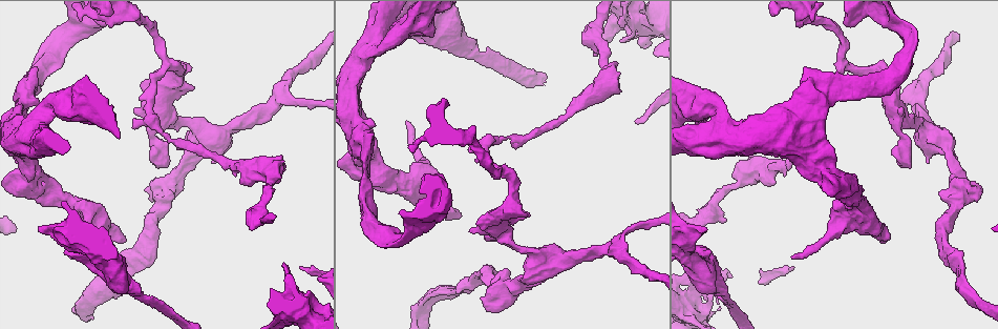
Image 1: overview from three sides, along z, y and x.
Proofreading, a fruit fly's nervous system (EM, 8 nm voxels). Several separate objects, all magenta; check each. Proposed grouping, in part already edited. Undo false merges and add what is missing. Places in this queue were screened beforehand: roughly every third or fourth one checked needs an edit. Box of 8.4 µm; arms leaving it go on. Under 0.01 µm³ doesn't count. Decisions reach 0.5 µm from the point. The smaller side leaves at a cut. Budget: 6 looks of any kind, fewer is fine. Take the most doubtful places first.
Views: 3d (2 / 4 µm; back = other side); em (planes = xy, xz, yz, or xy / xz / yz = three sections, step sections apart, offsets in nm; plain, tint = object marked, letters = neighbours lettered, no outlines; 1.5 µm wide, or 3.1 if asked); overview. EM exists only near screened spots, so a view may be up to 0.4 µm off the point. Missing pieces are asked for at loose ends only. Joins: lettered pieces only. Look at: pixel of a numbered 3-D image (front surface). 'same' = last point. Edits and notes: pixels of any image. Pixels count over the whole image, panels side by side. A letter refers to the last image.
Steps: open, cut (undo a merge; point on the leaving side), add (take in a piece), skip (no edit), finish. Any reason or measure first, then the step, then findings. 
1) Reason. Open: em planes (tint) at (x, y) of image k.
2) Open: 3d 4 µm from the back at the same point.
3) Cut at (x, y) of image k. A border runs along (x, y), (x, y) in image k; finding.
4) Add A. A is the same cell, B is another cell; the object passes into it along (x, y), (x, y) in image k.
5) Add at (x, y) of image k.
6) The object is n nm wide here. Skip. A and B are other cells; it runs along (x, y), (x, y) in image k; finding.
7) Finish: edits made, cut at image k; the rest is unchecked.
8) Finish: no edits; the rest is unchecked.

Open: em planes (tint) at (886, 239) of image 1.

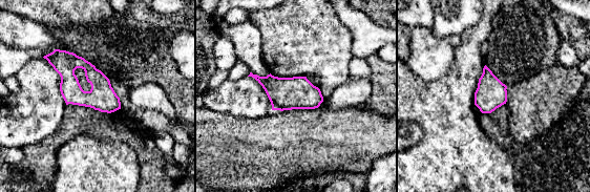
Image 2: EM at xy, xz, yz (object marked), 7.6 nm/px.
Open: em planes (letters) at the same point.

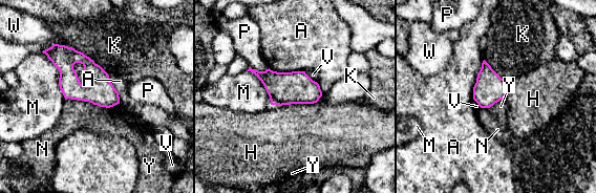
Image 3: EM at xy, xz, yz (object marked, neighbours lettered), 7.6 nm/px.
Skip. A, H, K, M, N, P, V, W and Y are other cells; no lettered piece goes on from it.

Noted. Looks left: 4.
Thick end. Open: 3d 2 µm at (824, 131) of image 1.

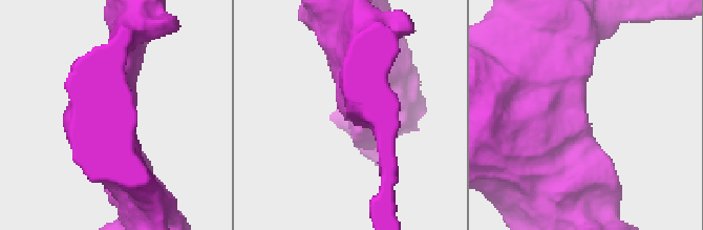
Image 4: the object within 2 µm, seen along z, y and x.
Open: em planes (plain) at (586, 120) of image 4.

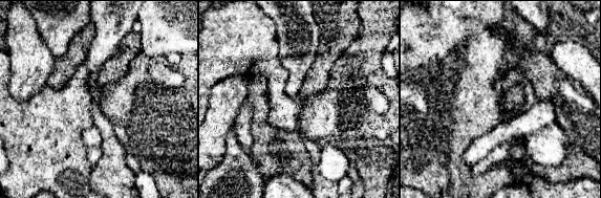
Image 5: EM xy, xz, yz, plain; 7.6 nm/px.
Open: em planes (letters) at the same point.

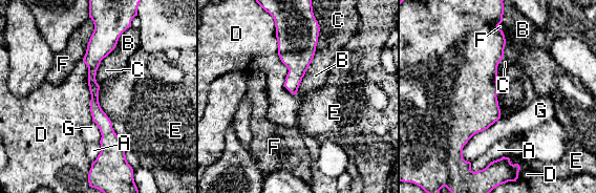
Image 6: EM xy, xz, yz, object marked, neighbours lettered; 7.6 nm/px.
Skip. A, B, C, D, E, F and G are other cells; it runs along (91, 47), (102, 173) in image 6; no lettered piece goes on from it.

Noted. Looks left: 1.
Finish: no edits; the rest is unchecked.

